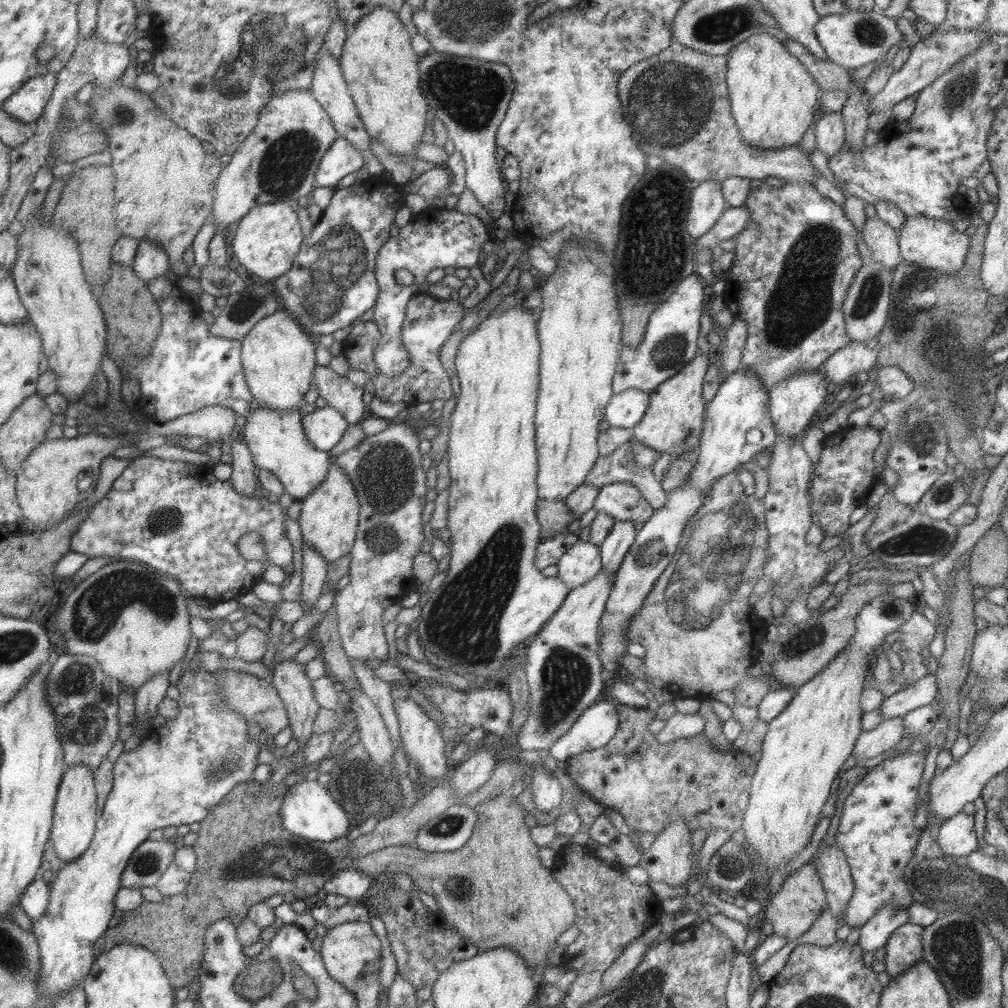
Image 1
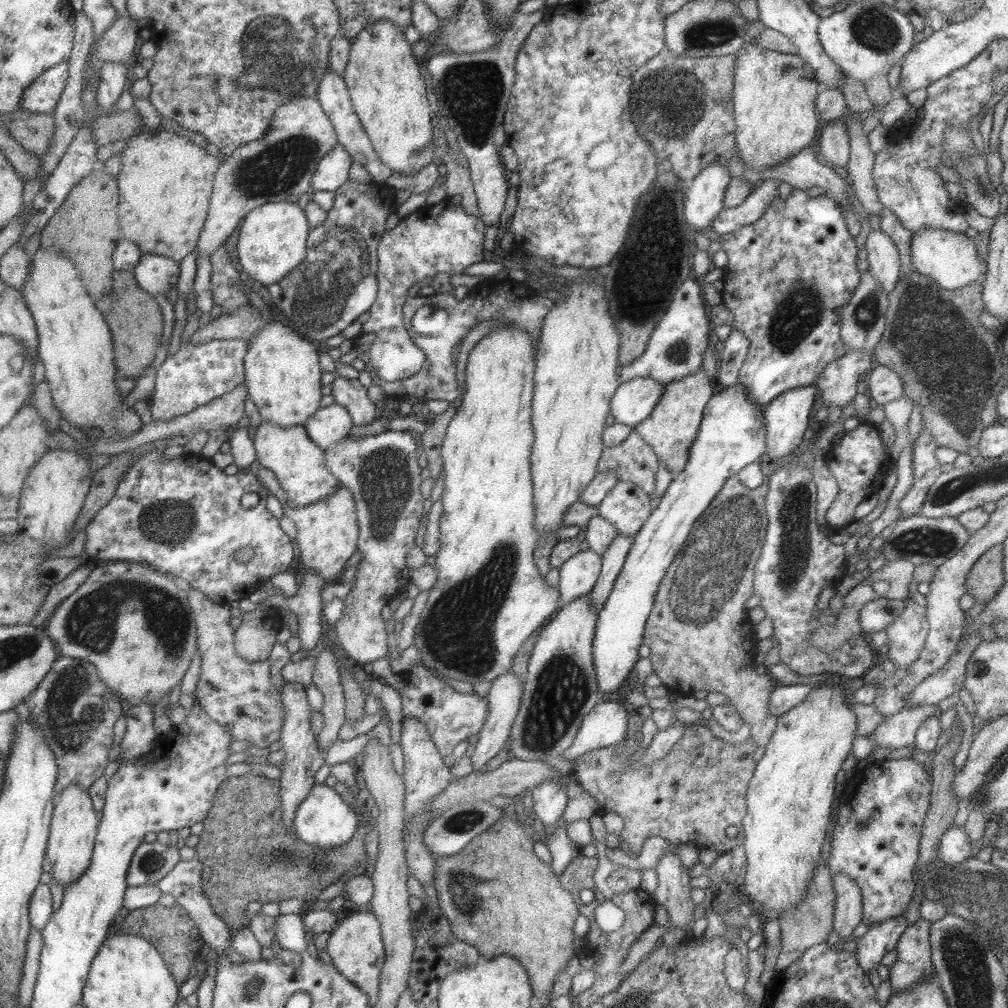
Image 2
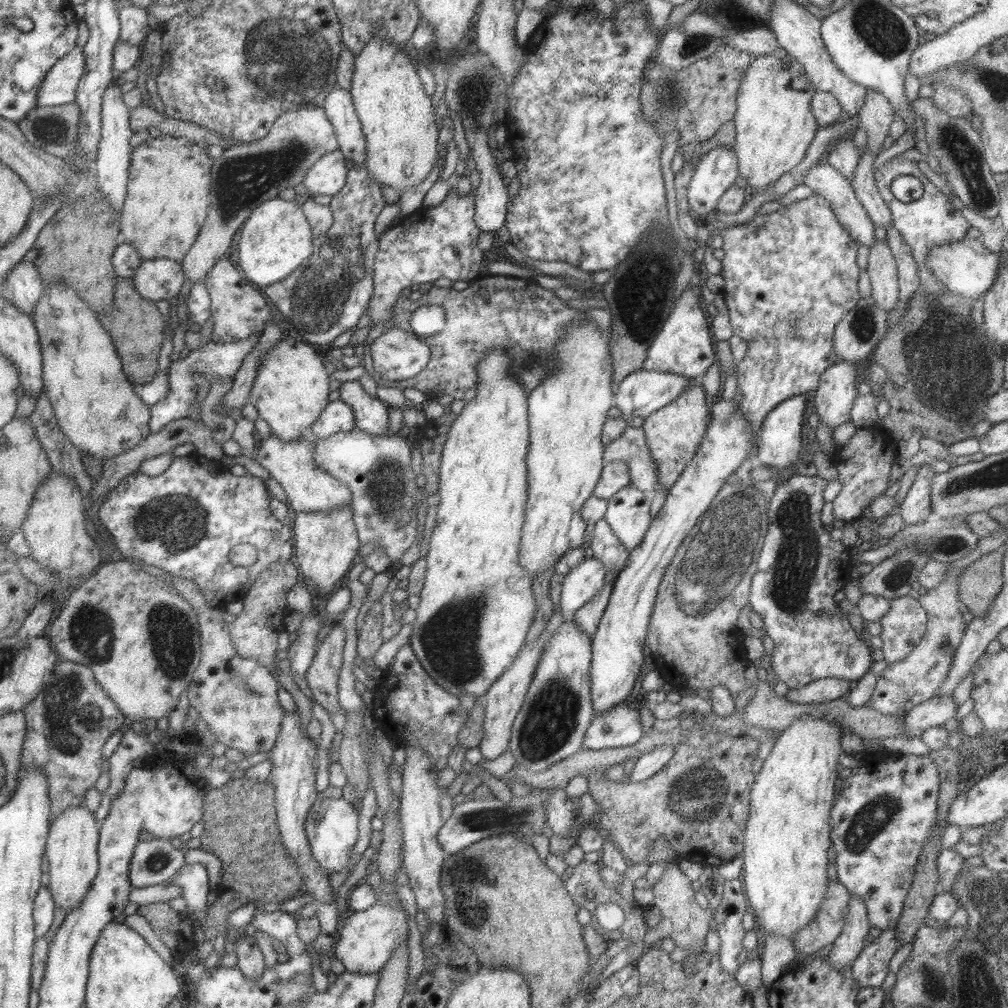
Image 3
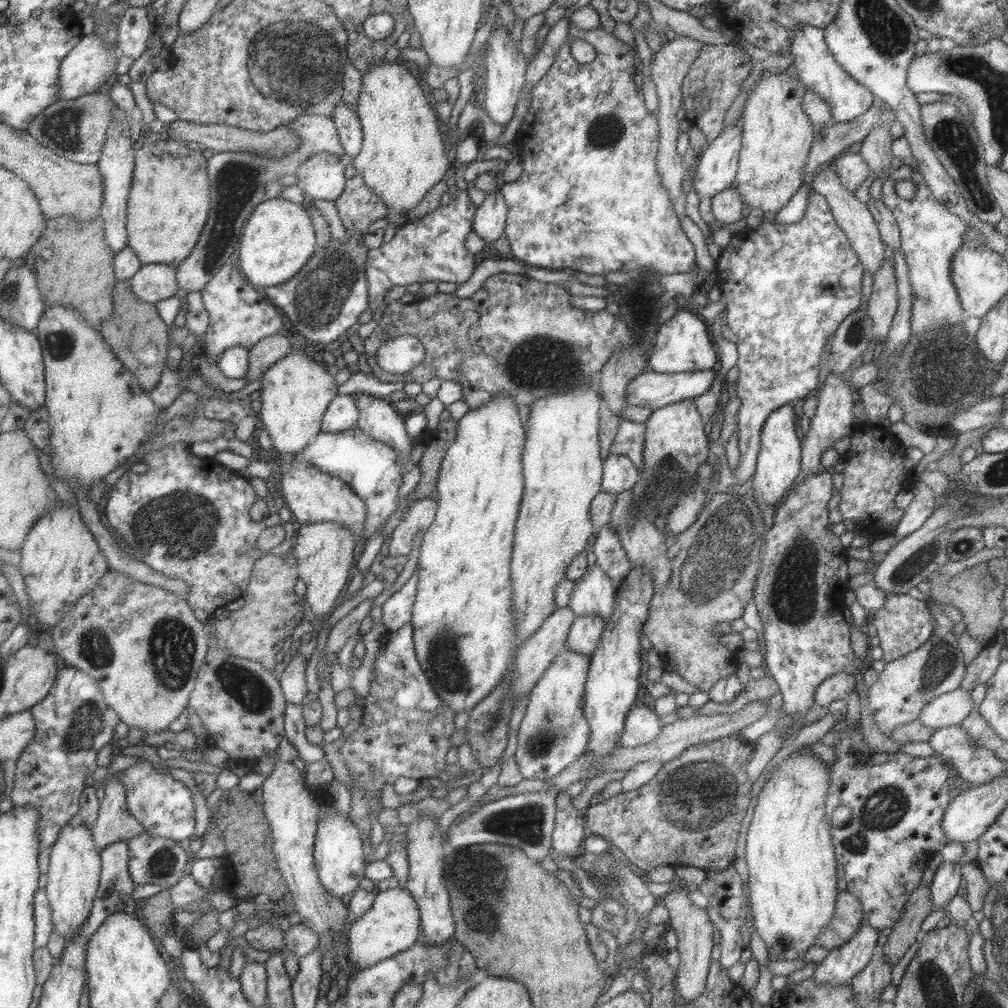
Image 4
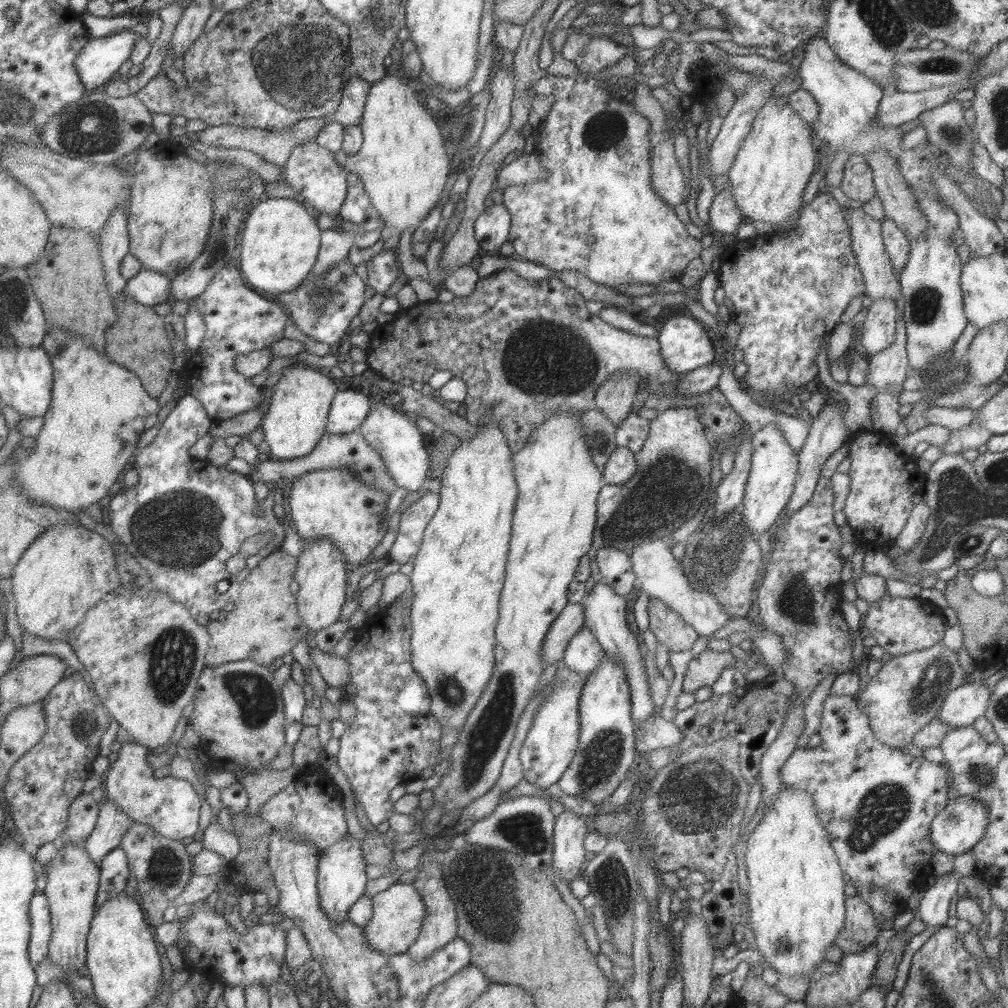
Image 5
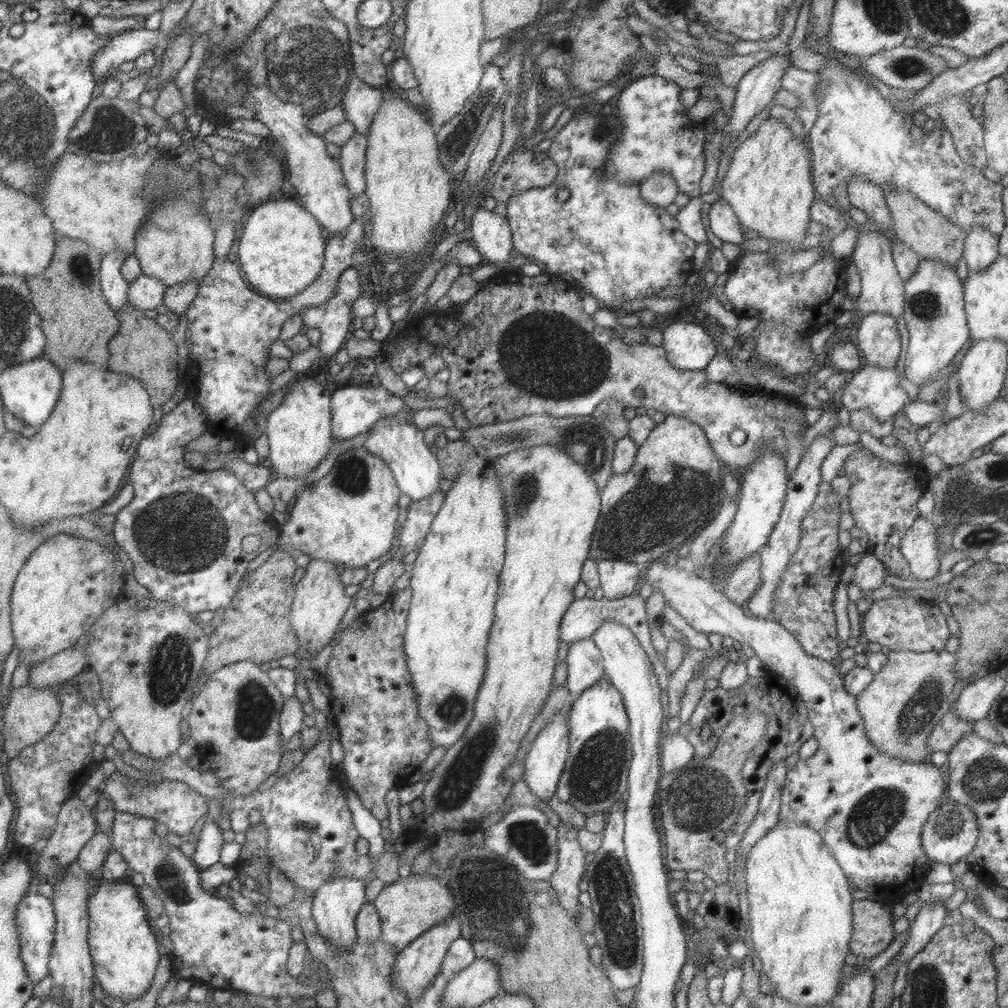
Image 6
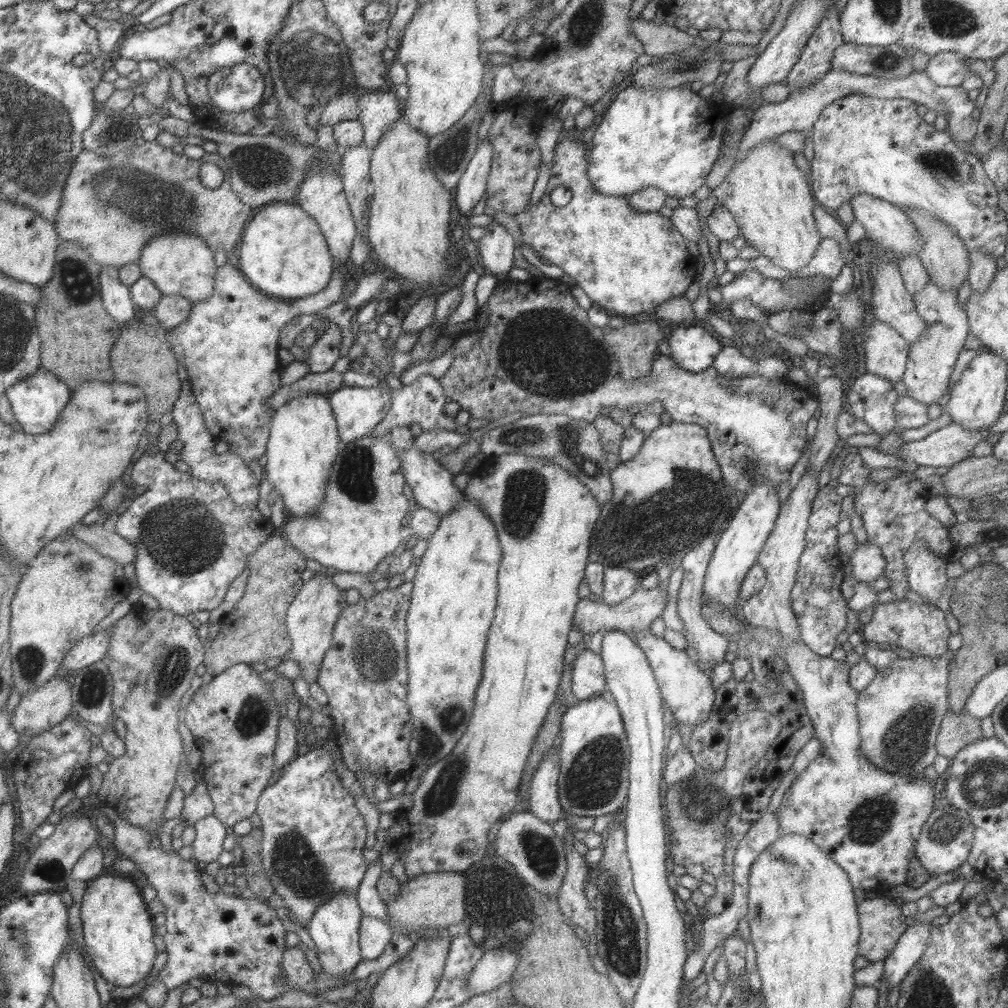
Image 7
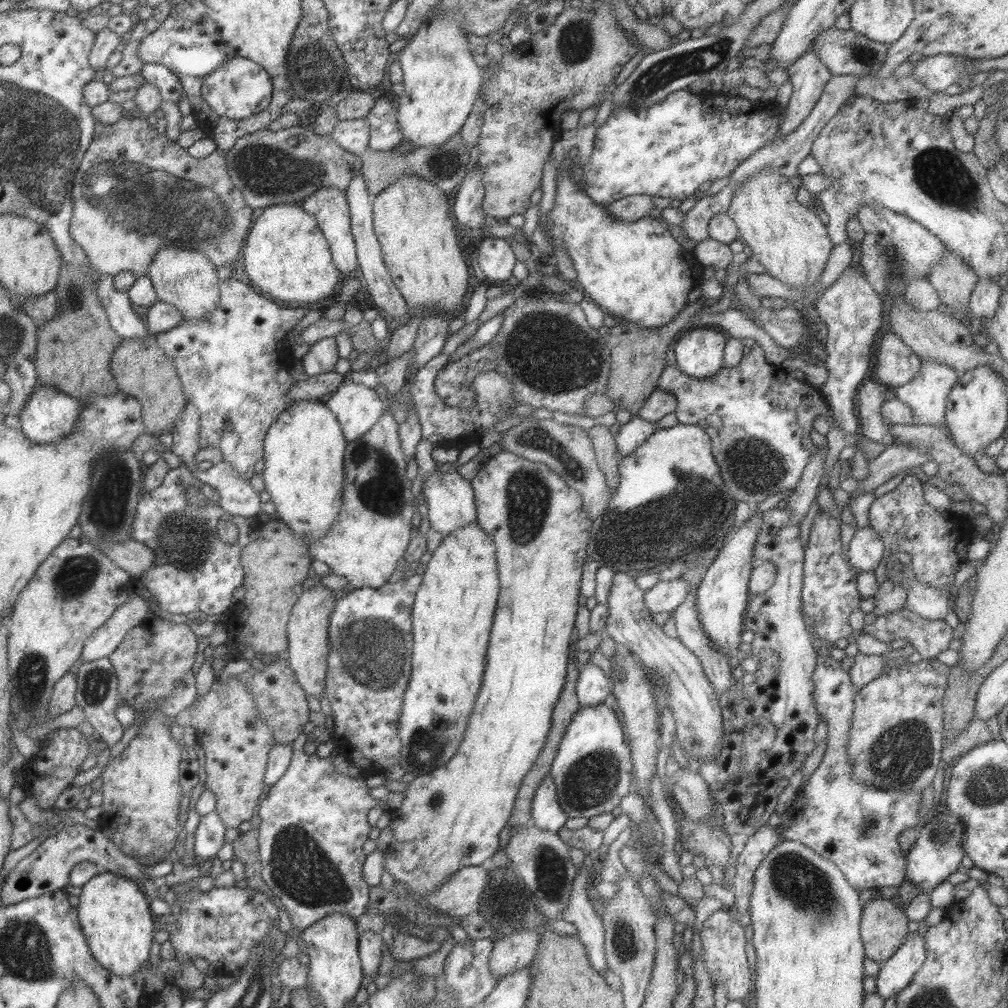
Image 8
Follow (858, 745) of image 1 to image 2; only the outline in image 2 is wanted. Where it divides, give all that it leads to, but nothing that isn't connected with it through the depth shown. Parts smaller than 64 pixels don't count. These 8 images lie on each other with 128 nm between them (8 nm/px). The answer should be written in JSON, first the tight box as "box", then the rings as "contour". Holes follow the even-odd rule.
{"box":[869,705,937,748],"contour":[[[913,705],[899,710],[893,716],[885,717],[869,734],[873,746],[879,748],[907,748],[914,743],[914,734],[923,719],[934,716],[937,706]]]}

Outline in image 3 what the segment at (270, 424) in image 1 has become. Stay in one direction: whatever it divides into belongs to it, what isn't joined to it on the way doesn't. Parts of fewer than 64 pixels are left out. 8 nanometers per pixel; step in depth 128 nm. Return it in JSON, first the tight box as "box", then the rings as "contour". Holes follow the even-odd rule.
{"box":[253,432,350,513],"contour":[[[270,432],[257,444],[253,458],[283,488],[290,513],[330,511],[345,505],[350,508],[350,490],[340,480],[333,478],[315,464],[313,451],[314,443],[304,440],[301,435],[285,442]]]}

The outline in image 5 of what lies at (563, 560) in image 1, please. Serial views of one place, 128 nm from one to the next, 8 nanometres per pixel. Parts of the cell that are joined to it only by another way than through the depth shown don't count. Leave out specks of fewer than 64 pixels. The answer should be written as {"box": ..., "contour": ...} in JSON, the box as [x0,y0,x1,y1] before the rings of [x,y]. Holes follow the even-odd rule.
{"box":[581,579,656,729],"contour":[[[600,579],[583,598],[581,607],[583,607],[583,623],[597,644],[601,645],[603,652],[607,655],[613,655],[620,663],[624,664],[626,670],[626,681],[631,694],[630,713],[634,720],[635,729],[649,716],[656,713],[656,709],[650,700],[649,688],[647,687],[646,676],[643,663],[639,660],[640,655],[637,650],[637,642],[633,634],[629,632],[625,620],[625,597],[617,596],[609,584],[605,584]]]}

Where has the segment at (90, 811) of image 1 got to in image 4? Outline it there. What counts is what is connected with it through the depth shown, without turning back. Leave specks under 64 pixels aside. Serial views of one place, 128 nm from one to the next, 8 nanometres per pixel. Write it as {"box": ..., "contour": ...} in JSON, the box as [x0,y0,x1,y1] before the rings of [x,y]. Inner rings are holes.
{"box":[46,823,100,940],"contour":[[[65,823],[59,831],[55,844],[50,846],[48,854],[48,871],[46,897],[51,909],[52,928],[65,940],[78,935],[80,924],[88,917],[98,887],[100,877],[100,856],[91,838],[91,827],[83,824],[71,826]]]}

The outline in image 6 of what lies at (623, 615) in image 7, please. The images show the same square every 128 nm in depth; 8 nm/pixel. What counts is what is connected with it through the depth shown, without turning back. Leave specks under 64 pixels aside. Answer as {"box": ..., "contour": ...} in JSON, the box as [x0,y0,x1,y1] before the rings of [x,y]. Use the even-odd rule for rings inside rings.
{"box":[559,593,670,708],"contour":[[[635,593],[621,599],[607,599],[603,597],[601,600],[595,600],[593,597],[584,597],[579,598],[579,600],[573,600],[573,603],[569,606],[568,610],[563,613],[563,618],[561,618],[561,624],[559,624],[559,641],[571,644],[583,638],[590,638],[593,632],[595,632],[603,622],[617,622],[617,624],[623,624],[623,626],[637,638],[647,658],[652,662],[653,670],[658,685],[660,686],[659,701],[661,702],[661,708],[668,707],[666,686],[670,676],[663,664],[664,657],[658,655],[651,646],[650,630],[647,625],[647,616],[645,616],[645,600],[643,600],[639,594]]]}

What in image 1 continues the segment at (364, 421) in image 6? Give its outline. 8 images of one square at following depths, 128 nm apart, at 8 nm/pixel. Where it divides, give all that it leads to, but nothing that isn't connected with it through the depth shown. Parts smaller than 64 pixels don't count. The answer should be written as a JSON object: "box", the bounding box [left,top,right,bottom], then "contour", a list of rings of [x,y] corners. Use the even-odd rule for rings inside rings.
{"box":[300,405,348,452],"contour":[[[327,405],[303,414],[300,421],[307,440],[320,452],[335,446],[348,425],[339,412]]]}

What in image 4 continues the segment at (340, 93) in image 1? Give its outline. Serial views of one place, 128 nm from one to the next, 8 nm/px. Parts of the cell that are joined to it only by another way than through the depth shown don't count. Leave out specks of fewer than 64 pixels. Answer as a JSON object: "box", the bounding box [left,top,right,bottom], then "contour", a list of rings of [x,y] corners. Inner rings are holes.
{"box":[330,98,362,157],"contour":[[[341,98],[341,102],[333,108],[330,120],[335,126],[344,157],[355,157],[362,146],[362,129],[356,112]]]}

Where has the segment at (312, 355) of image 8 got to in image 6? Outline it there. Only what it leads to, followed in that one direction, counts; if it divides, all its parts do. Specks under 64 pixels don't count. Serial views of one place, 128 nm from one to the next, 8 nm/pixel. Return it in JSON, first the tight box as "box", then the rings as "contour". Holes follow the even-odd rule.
{"box":[298,266,362,361],"contour":[[[351,266],[347,267],[337,279],[336,287],[333,291],[334,295],[331,295],[323,304],[310,306],[298,312],[303,329],[319,329],[320,339],[318,341],[318,350],[320,352],[320,358],[324,361],[331,361],[339,348],[341,348],[341,344],[344,344],[347,337],[351,334],[353,320],[351,304],[356,302],[357,298],[362,294],[361,286],[357,280],[358,274],[355,269]]]}

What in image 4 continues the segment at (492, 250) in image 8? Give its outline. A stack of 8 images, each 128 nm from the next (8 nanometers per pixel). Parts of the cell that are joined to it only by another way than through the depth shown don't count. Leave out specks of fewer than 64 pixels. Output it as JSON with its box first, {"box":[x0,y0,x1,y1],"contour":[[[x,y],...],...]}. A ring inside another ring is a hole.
{"box":[472,189,508,242],"contour":[[[499,189],[495,192],[485,193],[483,201],[476,206],[472,221],[472,233],[479,235],[485,242],[493,242],[504,235],[505,224],[507,222],[508,208],[503,200]]]}

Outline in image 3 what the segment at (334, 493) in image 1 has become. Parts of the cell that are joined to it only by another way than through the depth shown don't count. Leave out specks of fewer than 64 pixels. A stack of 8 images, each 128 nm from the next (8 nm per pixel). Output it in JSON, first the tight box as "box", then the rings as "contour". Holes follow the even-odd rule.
{"box":[291,505,360,599],"contour":[[[345,505],[330,511],[291,512],[291,527],[294,562],[301,578],[314,582],[314,599],[333,593],[338,588],[339,580],[347,578],[360,545],[352,510]]]}

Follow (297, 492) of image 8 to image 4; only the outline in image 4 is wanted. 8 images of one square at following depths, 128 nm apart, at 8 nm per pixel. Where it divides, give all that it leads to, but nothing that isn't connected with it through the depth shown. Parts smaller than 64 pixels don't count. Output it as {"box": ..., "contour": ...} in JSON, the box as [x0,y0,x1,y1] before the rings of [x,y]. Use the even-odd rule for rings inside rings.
{"box":[256,348,337,456],"contour":[[[291,348],[260,376],[260,388],[256,392],[261,403],[258,426],[268,432],[272,450],[287,456],[295,455],[314,440],[320,431],[323,413],[337,394],[335,379],[326,369],[323,363],[317,364],[315,356]]]}

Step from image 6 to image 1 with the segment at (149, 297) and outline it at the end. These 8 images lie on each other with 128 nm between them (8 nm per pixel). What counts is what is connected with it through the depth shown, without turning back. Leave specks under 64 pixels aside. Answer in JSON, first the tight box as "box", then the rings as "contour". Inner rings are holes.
{"box":[132,239,172,282],"contour":[[[143,239],[138,241],[135,256],[132,260],[132,271],[147,282],[159,275],[172,275],[167,253],[159,243]]]}

